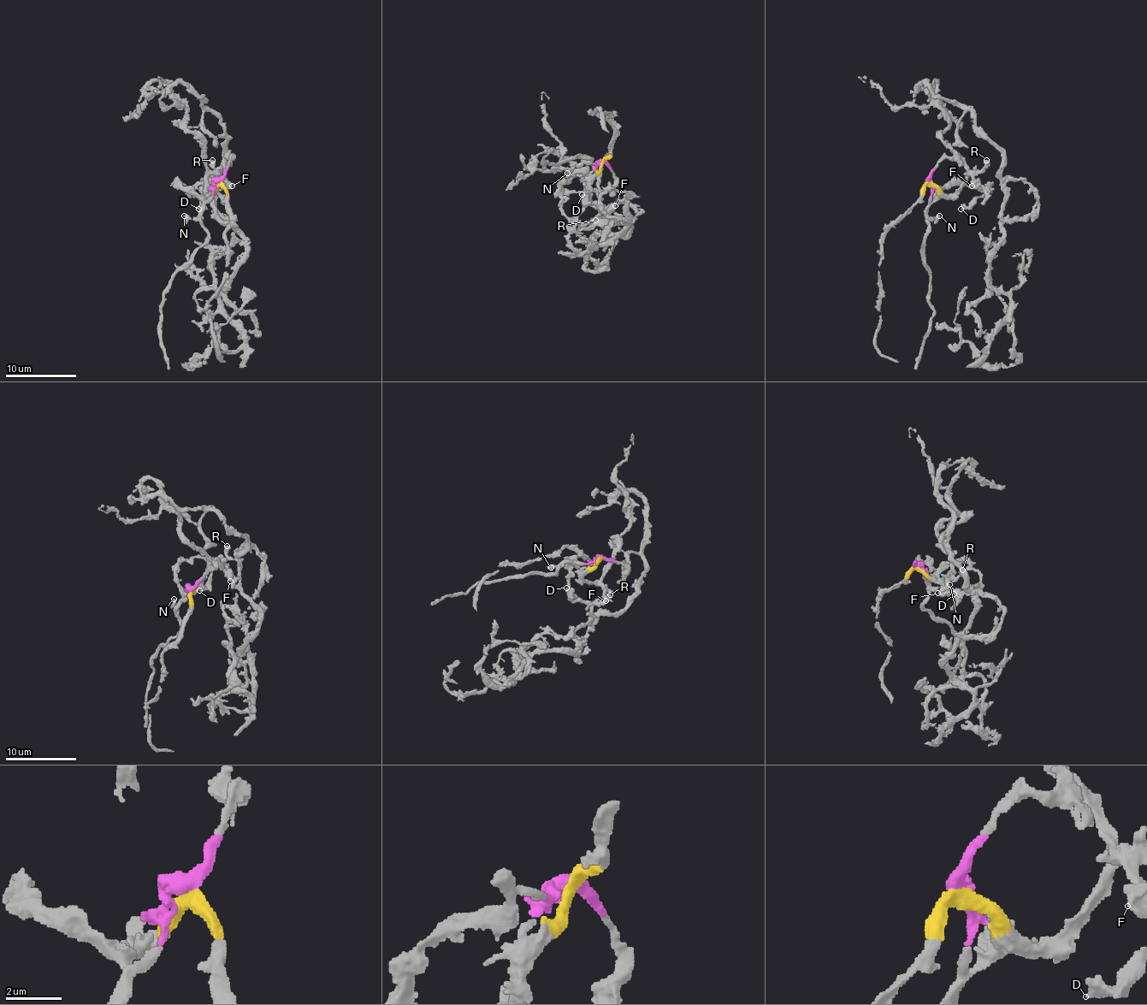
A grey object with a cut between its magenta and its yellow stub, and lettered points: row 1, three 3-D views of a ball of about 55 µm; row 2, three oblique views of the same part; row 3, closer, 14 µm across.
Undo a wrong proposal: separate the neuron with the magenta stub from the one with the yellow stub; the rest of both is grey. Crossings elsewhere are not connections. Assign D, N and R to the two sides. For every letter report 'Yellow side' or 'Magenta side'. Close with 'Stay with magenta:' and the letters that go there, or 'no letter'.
D: Magenta side
N: Magenta side
R: Yellow side
Stay with magenta: D, N

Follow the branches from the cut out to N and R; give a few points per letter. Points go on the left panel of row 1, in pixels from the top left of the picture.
N: (220, 180), (202, 213), (195, 218), (184, 216)
R: (220, 180), (210, 193), (207, 193), (207, 177), (215, 172), (212, 160)

